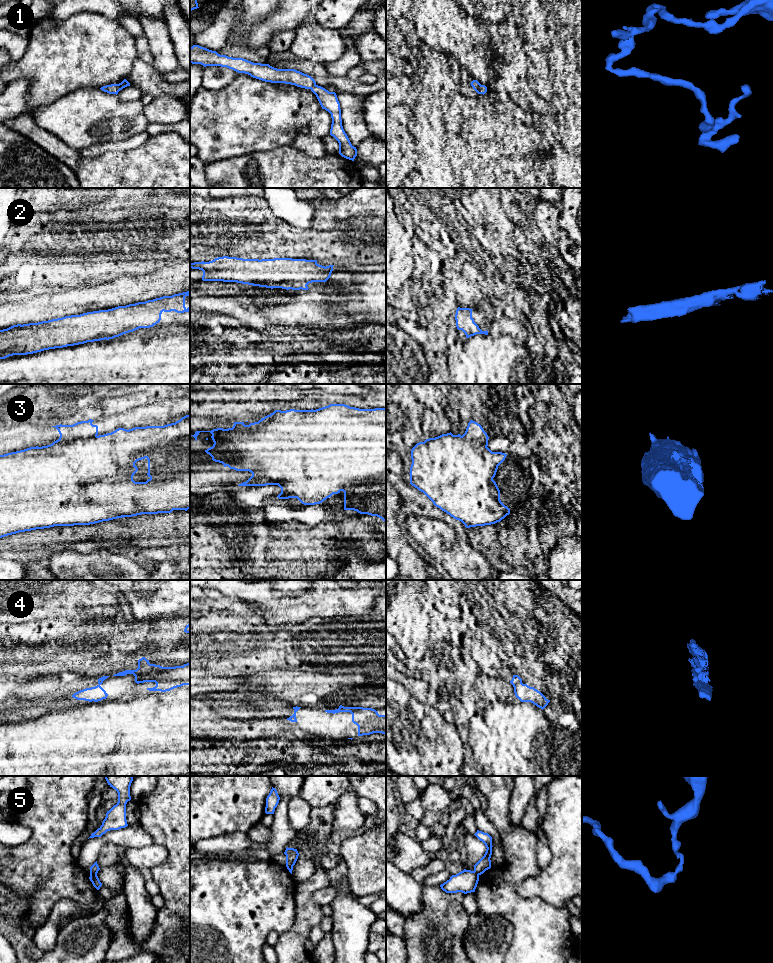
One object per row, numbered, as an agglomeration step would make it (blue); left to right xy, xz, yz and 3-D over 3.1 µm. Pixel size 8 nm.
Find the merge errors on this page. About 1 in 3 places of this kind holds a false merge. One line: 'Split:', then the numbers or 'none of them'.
Split: 3, 5

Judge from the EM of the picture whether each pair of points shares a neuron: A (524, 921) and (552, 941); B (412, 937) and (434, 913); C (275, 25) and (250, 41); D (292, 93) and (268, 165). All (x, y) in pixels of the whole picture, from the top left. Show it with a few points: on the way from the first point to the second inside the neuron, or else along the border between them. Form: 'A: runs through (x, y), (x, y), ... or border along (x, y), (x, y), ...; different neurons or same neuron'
A: runs through (531, 921), (545, 935); same neuron
B: runs through (418, 931), (430, 919); same neuron
C: runs through (269, 26), (256, 37); same neuron
D: border along (290, 144), (271, 150), (257, 150), (250, 153); different neurons

